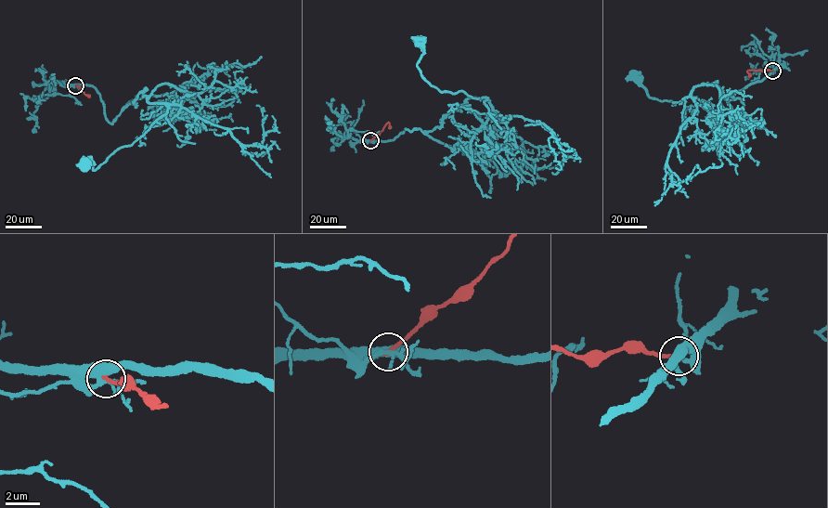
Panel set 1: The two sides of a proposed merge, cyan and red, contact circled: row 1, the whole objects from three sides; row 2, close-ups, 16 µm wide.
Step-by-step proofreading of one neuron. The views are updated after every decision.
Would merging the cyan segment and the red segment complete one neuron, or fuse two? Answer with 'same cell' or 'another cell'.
another cell

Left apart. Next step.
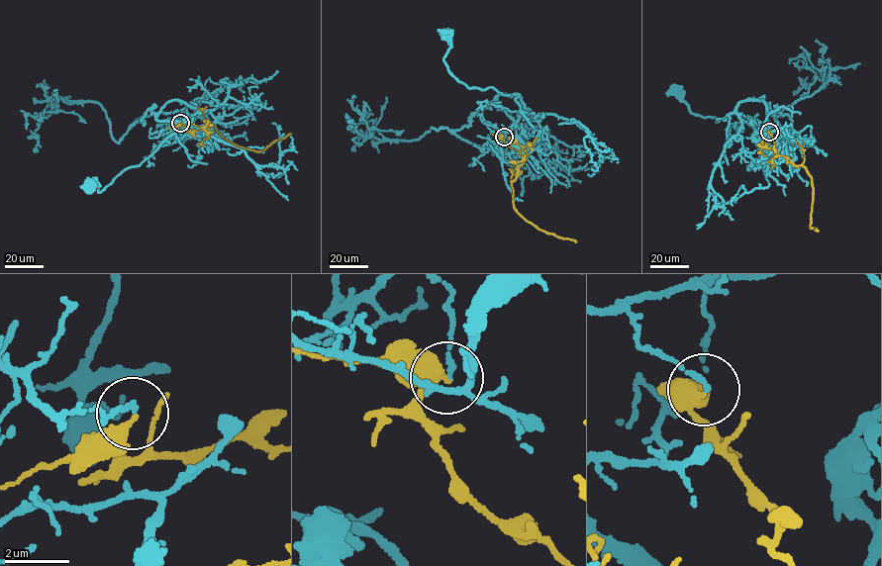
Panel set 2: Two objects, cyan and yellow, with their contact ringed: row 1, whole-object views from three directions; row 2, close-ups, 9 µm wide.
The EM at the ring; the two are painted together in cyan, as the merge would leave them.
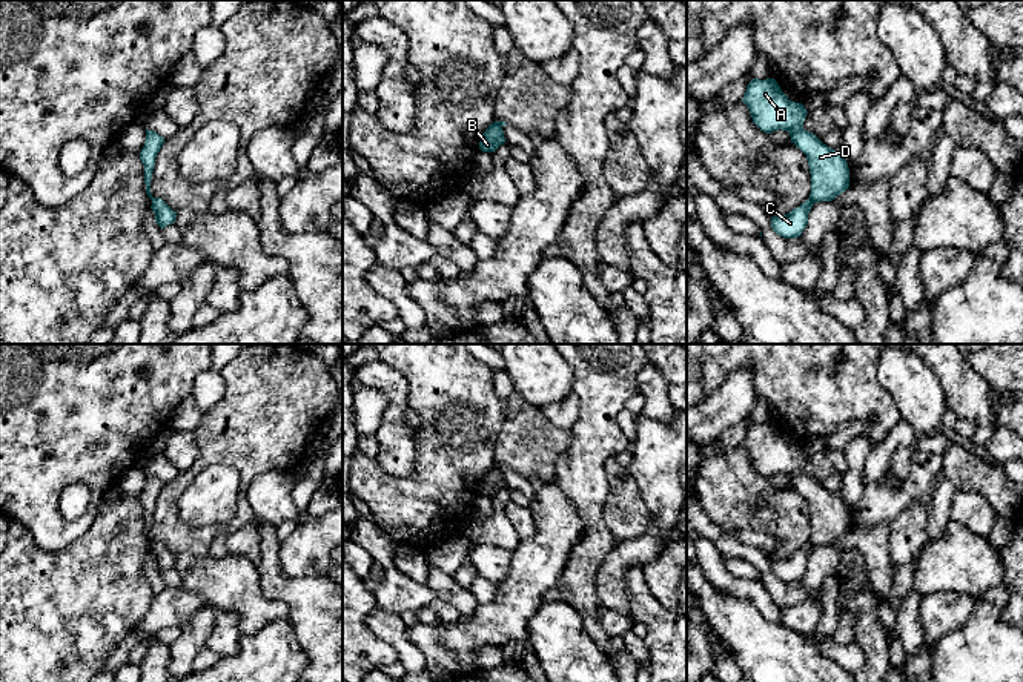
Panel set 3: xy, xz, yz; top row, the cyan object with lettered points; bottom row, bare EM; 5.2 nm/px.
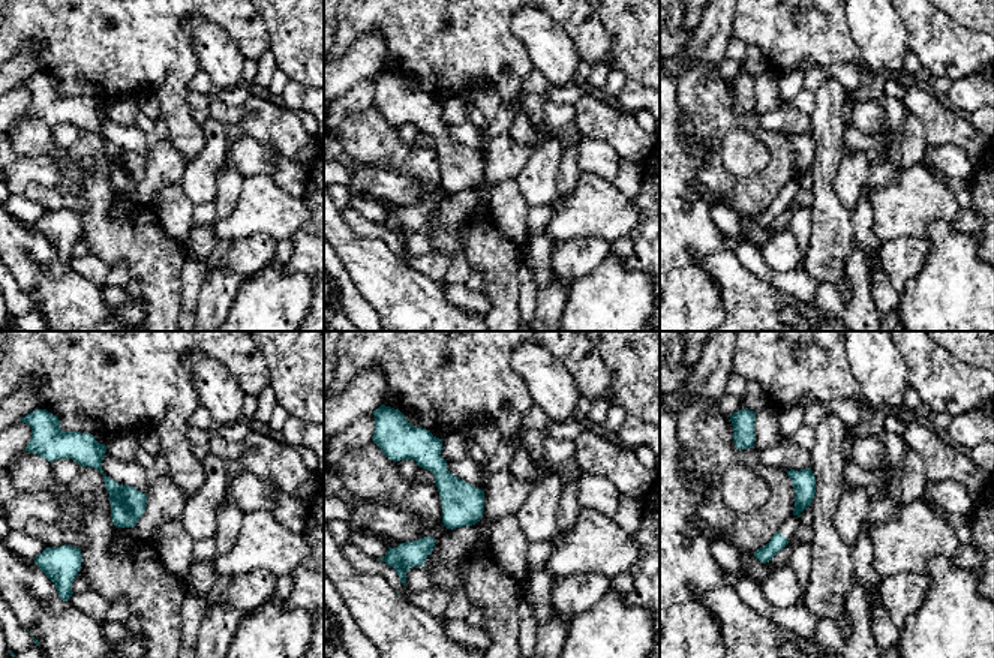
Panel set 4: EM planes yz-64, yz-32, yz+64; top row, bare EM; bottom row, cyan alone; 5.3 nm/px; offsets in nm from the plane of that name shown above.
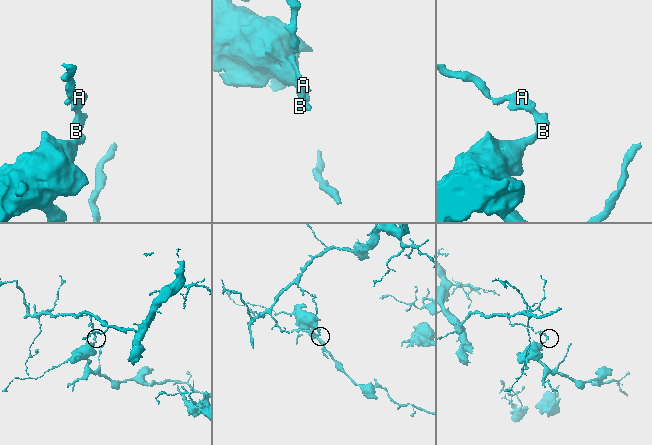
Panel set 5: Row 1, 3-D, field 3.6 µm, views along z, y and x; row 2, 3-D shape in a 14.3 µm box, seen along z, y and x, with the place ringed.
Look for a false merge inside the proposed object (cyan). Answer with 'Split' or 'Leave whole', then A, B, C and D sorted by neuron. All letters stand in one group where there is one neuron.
Split. Groups: A B D / C

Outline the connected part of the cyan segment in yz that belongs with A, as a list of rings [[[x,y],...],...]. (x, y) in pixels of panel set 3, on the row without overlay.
[[[753,422],[742,445],[760,475],[766,478],[786,475],[791,487],[806,499],[813,547],[833,545],[849,531],[849,513],[843,496],[828,492],[803,473],[808,455],[802,447],[791,445],[774,422]]]

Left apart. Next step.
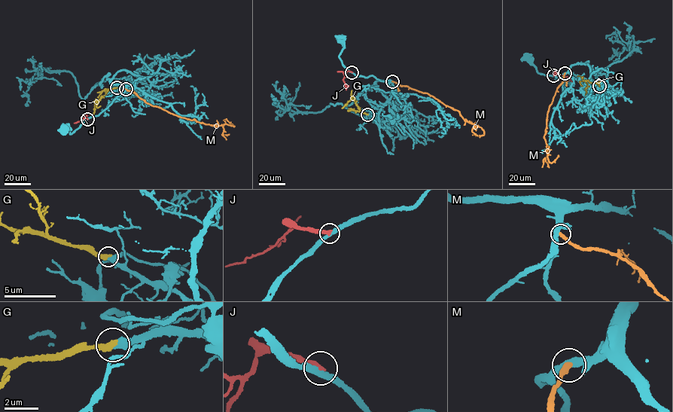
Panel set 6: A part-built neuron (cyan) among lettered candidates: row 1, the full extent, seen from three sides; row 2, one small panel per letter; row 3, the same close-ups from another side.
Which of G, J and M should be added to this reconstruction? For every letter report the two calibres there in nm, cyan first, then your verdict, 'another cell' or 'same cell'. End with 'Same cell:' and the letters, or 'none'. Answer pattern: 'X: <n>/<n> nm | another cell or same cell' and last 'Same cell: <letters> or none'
G: 480/440 nm | same cell
J: 340/300 nm | another cell
M: 440/340 nm | another cell
Same cell: G

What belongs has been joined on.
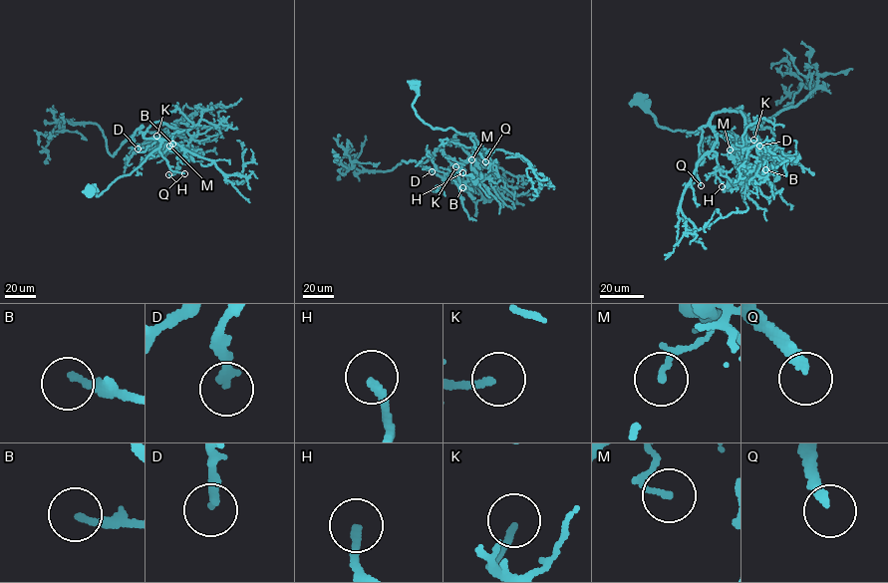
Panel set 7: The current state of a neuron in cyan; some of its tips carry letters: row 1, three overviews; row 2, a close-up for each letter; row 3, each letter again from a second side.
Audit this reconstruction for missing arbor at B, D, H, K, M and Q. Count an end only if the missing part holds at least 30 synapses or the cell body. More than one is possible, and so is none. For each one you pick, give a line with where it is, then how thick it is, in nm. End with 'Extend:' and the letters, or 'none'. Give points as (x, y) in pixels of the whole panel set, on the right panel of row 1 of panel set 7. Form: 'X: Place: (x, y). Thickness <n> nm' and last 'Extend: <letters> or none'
D: Place: (759, 145). Thickness 220 nm
K: Place: (753, 140). Thickness 170 nm
Q: Place: (701, 185). Thickness 240 nm
Extend: D, K, Q

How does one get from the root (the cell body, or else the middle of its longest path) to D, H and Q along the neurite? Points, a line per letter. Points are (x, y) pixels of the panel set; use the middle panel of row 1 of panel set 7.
D: (414, 83), (418, 93), (412, 105), (419, 119), (434, 129), (472, 134), (476, 143), (458, 180), (432, 171)
H: (414, 83), (412, 105), (424, 123), (473, 134), (476, 147), (455, 177), (474, 180), (462, 172)
Q: (414, 83), (418, 93), (412, 105), (417, 116), (433, 128), (472, 134), (474, 147), (485, 161)

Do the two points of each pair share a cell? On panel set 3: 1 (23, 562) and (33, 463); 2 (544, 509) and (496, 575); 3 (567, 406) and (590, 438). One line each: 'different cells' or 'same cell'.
1: different cells
2: different cells
3: different cells

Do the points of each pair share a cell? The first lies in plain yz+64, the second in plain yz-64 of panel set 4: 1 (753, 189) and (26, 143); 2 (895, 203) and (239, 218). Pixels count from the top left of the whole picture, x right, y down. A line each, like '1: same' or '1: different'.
1: same
2: same

